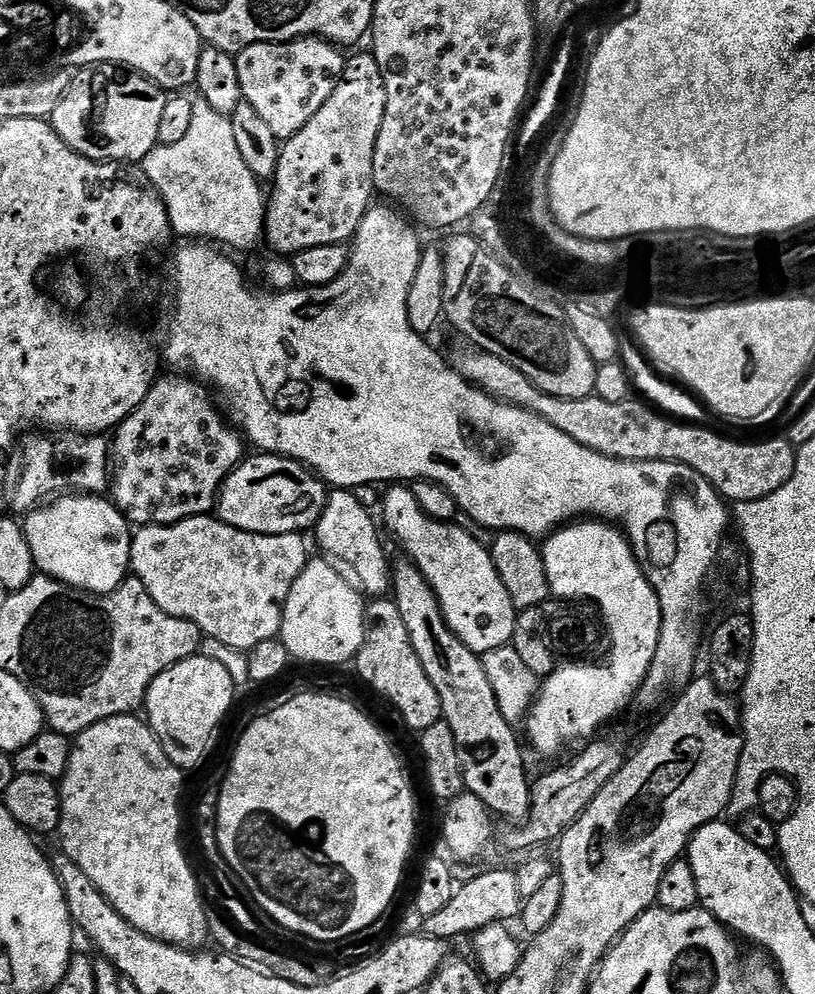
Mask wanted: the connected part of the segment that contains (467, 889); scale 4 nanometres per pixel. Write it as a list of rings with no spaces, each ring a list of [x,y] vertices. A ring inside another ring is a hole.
[[[510,867],[496,868],[493,872],[484,872],[473,880],[468,880],[457,887],[450,903],[438,910],[438,914],[427,917],[423,921],[423,931],[435,936],[438,940],[452,942],[455,936],[468,936],[480,932],[491,924],[504,924],[508,920],[515,921],[520,915],[522,901],[518,894],[518,878]]]

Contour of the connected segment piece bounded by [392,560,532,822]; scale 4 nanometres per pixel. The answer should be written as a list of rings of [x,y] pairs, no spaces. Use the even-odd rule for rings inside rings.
[[[401,561],[393,565],[392,596],[398,610],[402,610],[402,622],[406,622],[418,662],[422,662],[422,670],[426,670],[426,678],[434,682],[434,690],[438,690],[442,718],[450,730],[454,730],[454,742],[464,771],[464,787],[499,819],[501,816],[504,820],[523,822],[532,809],[532,790],[524,769],[524,752],[516,737],[517,729],[502,718],[502,710],[498,710],[498,698],[494,698],[490,678],[486,678],[483,659],[452,633],[433,588],[415,564]]]

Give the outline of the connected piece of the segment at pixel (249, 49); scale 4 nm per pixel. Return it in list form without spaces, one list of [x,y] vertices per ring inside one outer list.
[[[306,36],[302,40],[287,40],[285,44],[251,44],[235,53],[238,82],[242,82],[244,103],[254,106],[258,115],[274,130],[277,140],[288,140],[334,94],[340,75],[344,73],[346,56],[337,45],[321,40],[319,36]]]

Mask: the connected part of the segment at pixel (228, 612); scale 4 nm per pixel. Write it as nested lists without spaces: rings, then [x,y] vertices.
[[[212,514],[195,516],[177,524],[150,524],[135,529],[130,550],[130,572],[140,579],[150,598],[154,598],[154,602],[166,610],[166,614],[194,622],[194,626],[198,626],[207,639],[226,642],[226,646],[231,648],[247,650],[258,646],[258,642],[279,637],[290,586],[294,586],[298,574],[302,574],[310,559],[304,539],[299,532],[273,536],[250,534],[222,523]]]

